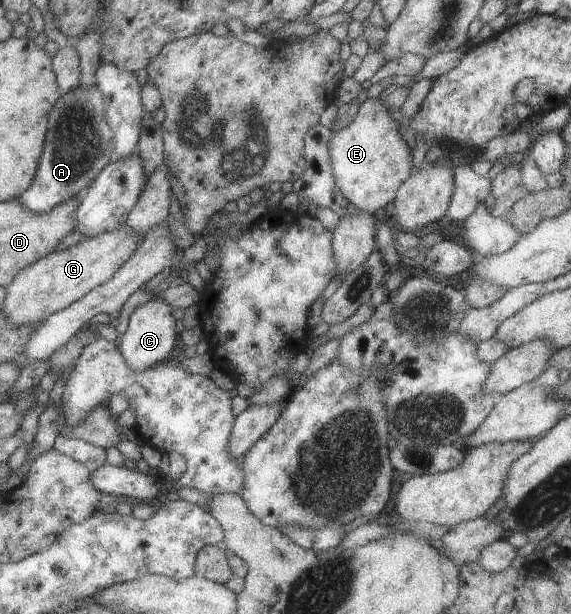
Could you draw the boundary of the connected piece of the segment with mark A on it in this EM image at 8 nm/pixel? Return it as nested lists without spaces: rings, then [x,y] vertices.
[[[80,84],[76,87],[76,91],[72,89],[72,93],[66,93],[64,97],[60,97],[49,114],[47,127],[45,145],[36,178],[33,180],[32,186],[19,198],[22,207],[30,213],[48,213],[56,208],[56,205],[62,205],[75,196],[81,196],[95,181],[98,173],[101,173],[104,167],[114,161],[112,157],[112,139],[114,136],[104,117],[102,91],[96,85],[84,87]]]

